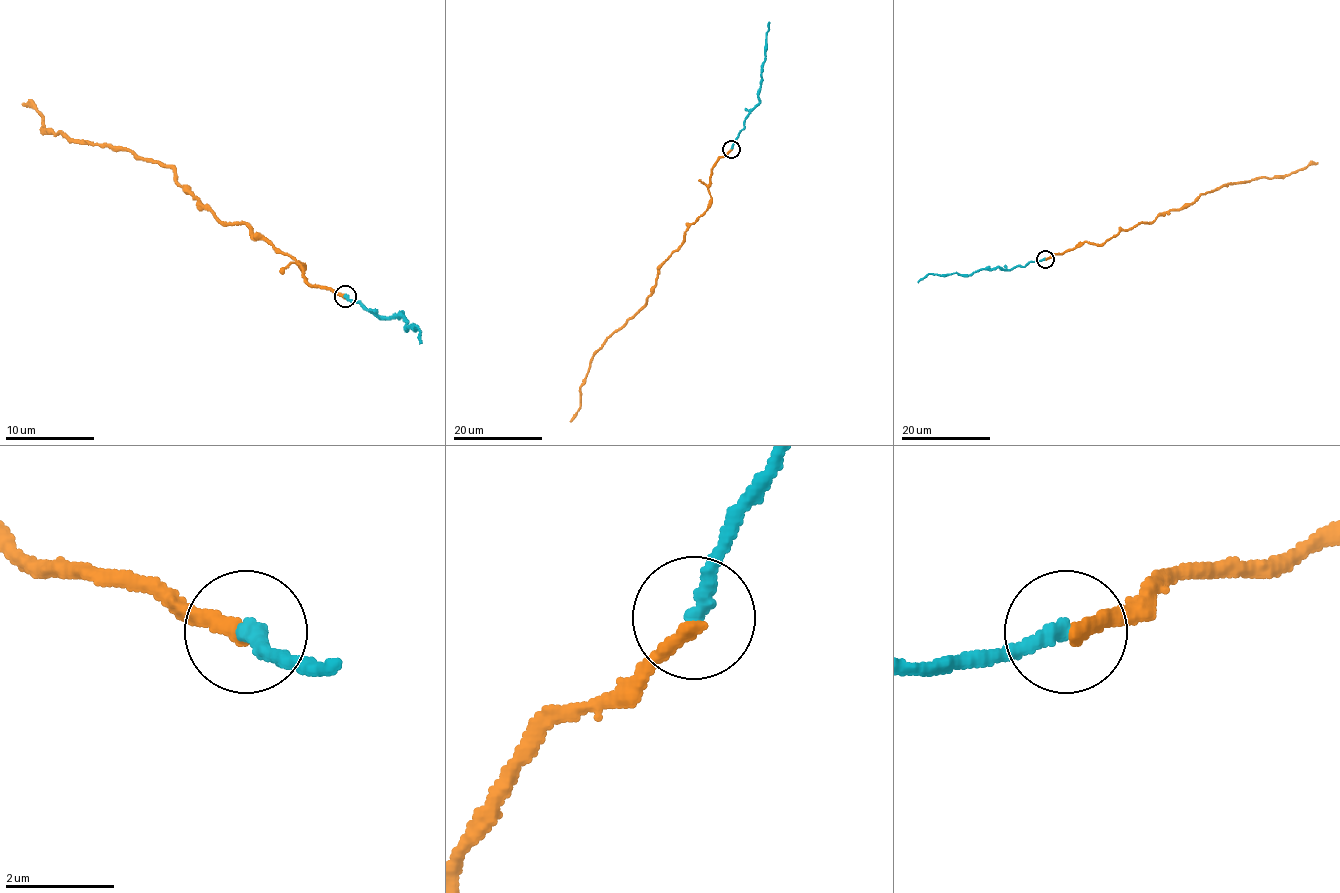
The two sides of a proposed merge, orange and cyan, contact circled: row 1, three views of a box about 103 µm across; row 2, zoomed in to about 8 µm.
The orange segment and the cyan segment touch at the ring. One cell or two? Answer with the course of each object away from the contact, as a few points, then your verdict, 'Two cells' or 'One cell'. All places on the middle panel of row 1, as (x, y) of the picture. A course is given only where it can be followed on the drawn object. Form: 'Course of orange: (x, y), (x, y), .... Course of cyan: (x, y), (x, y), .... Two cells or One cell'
Course of orange: (731, 150), (711, 170), (710, 205), (661, 265), (647, 302), (594, 355), (581, 387), (581, 407), (570, 421). Course of cyan: (731, 149), (748, 113), (759, 102), (758, 90), (769, 21). One cell

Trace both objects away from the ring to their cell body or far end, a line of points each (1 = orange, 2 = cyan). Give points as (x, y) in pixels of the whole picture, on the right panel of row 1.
1: (1046, 258), (1085, 242), (1101, 244), (1121, 231), (1189, 206), (1220, 186), (1290, 175), (1317, 163)
2: (1045, 258), (1009, 269), (977, 269), (968, 275), (927, 274), (917, 282)

